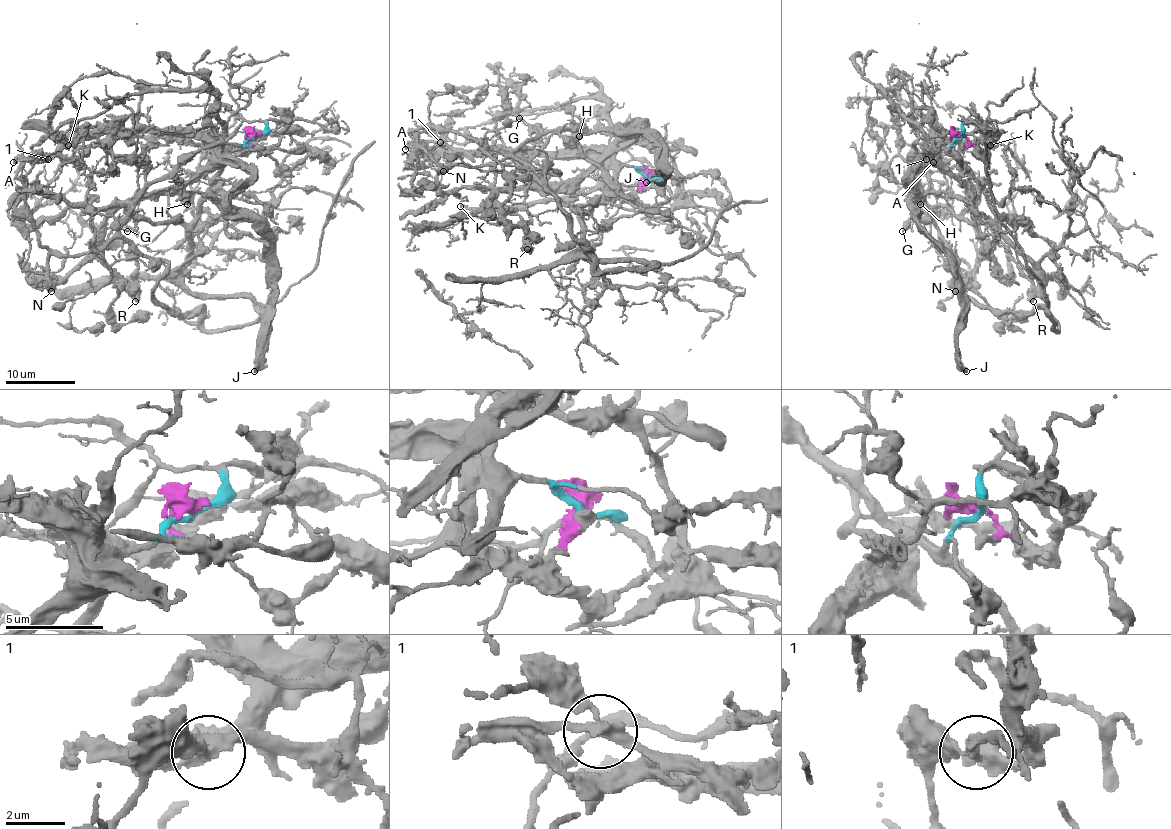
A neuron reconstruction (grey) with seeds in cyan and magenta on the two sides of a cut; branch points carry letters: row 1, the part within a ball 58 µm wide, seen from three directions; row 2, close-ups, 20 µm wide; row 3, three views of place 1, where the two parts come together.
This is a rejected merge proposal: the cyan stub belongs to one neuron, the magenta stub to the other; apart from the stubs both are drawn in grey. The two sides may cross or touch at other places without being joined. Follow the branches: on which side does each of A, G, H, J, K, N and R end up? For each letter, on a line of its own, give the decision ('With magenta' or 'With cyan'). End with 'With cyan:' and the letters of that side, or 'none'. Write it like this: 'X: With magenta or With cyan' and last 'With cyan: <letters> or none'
A: With magenta
G: With cyan
H: With cyan
J: With magenta
K: With magenta
N: With cyan
R: With magenta
With cyan: G, H, N

